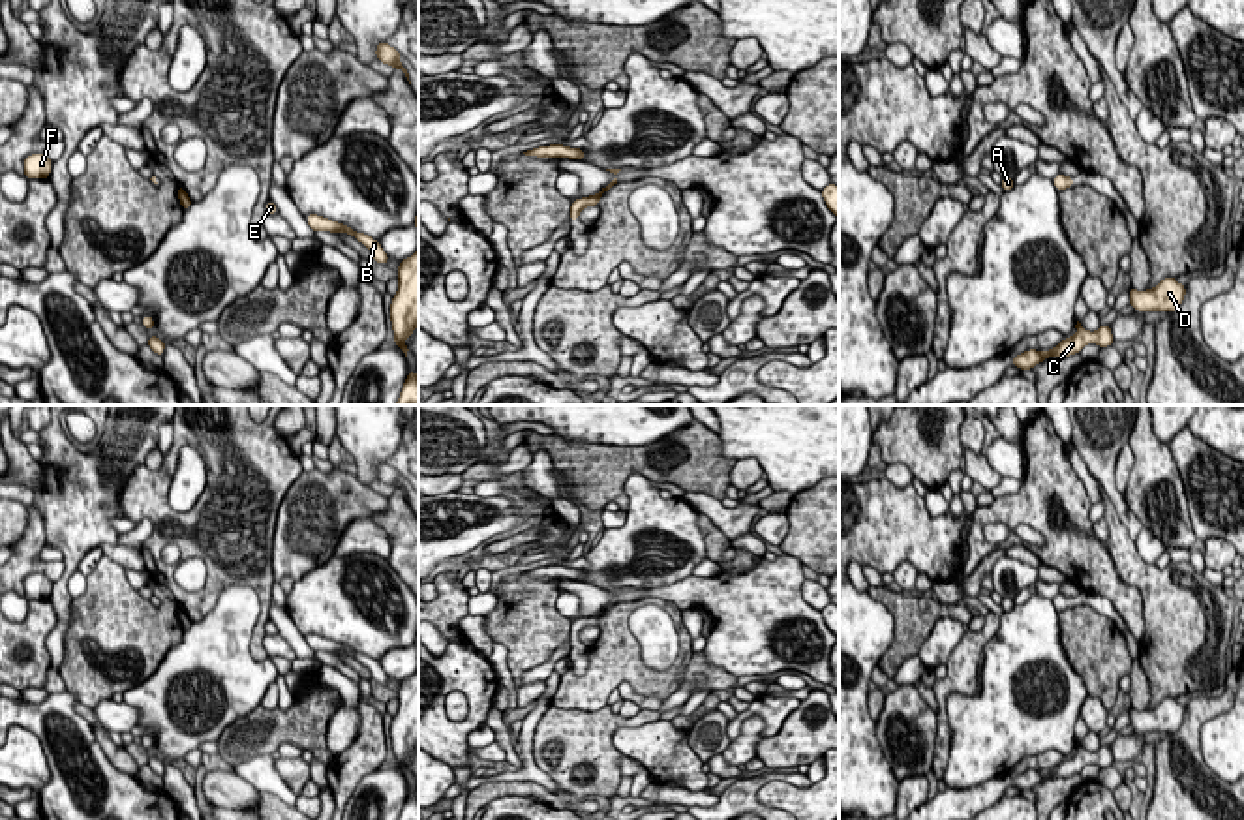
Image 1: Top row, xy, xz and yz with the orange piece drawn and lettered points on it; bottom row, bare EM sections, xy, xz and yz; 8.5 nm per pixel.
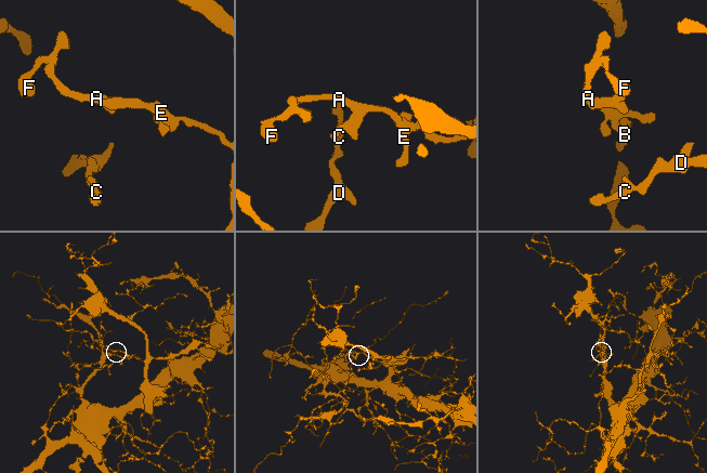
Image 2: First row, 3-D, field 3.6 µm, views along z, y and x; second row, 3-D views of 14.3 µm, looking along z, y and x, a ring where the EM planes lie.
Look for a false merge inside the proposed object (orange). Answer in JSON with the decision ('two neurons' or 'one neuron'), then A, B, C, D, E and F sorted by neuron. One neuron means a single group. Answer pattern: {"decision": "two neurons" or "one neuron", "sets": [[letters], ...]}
{"decision": "one neuron", "sets": [["A", "B", "C", "D", "E", "F"]]}

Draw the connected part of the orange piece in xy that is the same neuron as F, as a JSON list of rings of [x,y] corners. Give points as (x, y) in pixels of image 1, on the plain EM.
[[[30,574],[24,578],[24,597],[49,599],[53,582],[45,574]]]

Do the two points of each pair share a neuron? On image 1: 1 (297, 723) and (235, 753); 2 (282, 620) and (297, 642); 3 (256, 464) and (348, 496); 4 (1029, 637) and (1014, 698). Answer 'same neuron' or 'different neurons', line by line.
1: same neuron
2: same neuron
3: different neurons
4: same neuron

